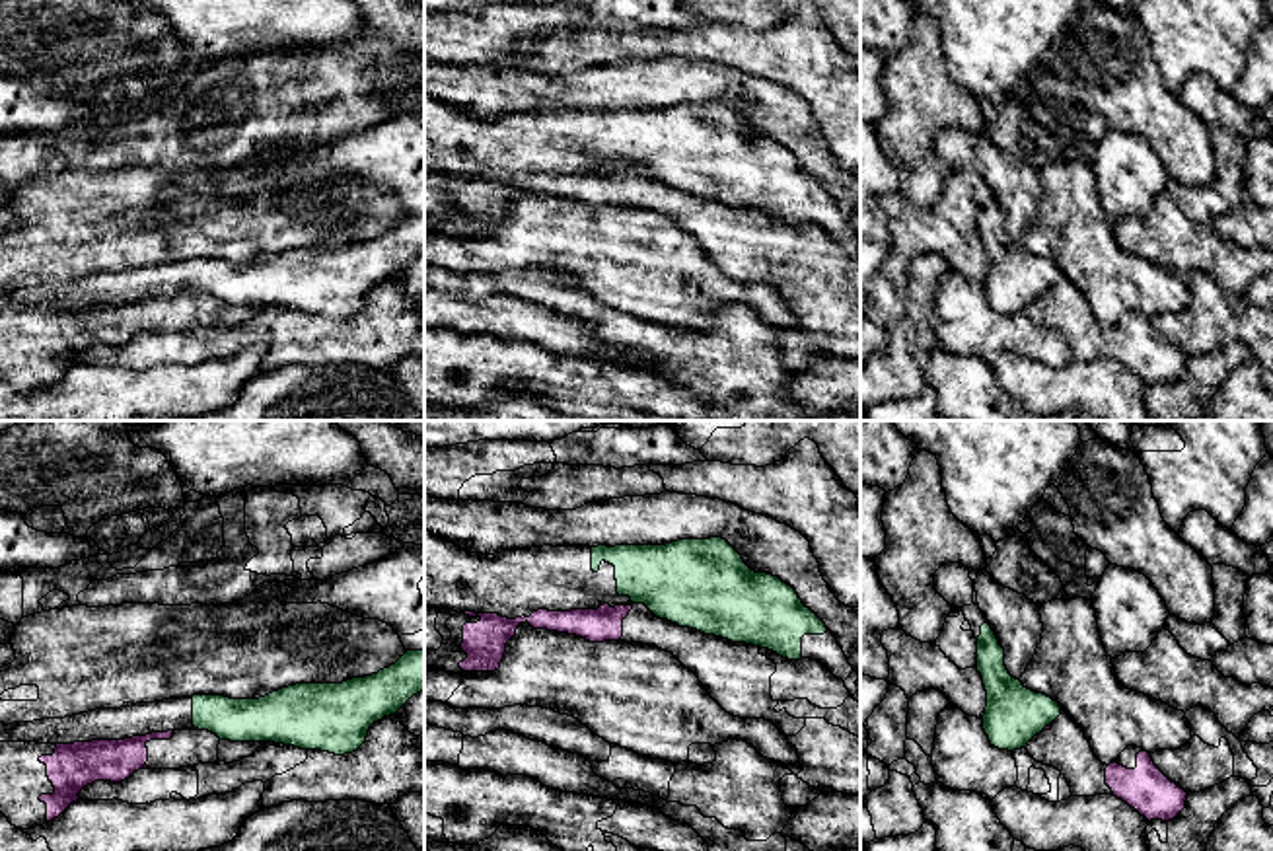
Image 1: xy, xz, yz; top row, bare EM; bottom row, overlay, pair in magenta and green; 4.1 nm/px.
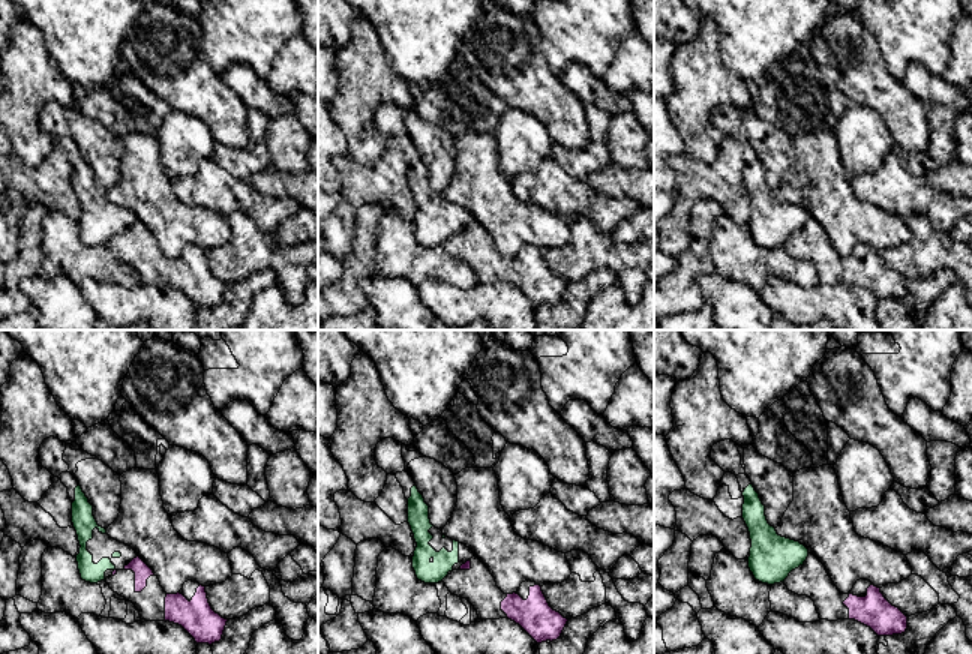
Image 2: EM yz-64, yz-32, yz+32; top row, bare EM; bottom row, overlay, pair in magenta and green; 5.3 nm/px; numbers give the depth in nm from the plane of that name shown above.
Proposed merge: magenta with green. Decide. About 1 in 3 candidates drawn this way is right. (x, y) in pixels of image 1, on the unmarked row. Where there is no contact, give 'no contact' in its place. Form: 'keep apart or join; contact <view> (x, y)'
keep apart; contact yz (1050, 289)

